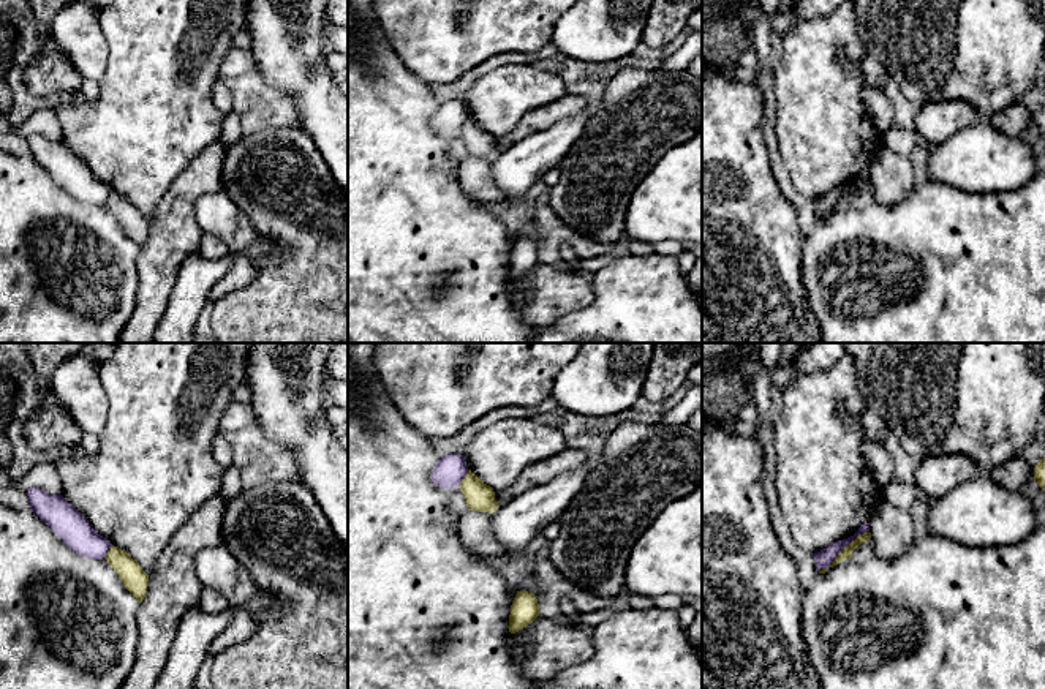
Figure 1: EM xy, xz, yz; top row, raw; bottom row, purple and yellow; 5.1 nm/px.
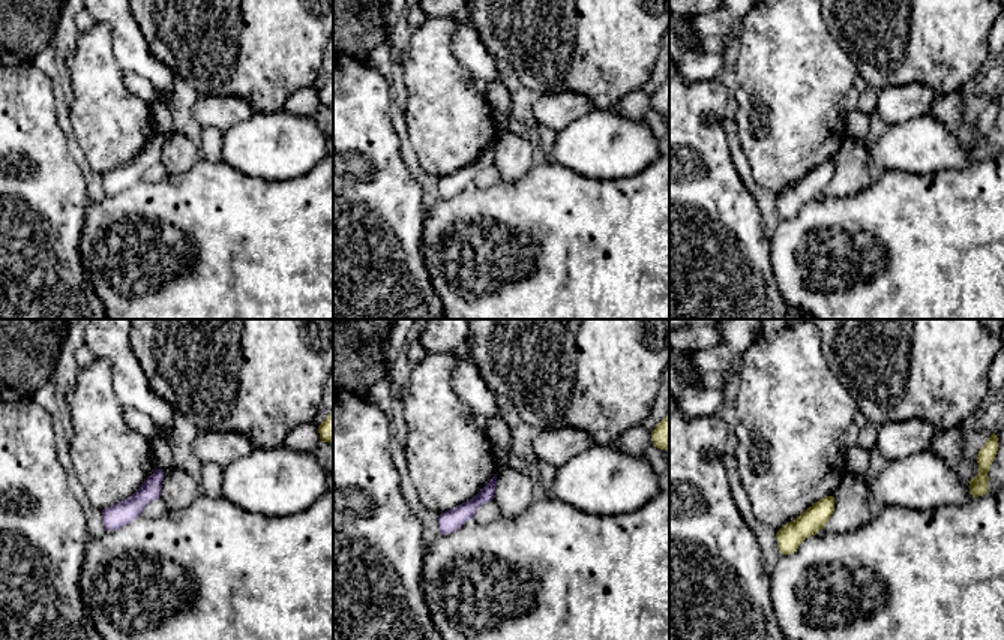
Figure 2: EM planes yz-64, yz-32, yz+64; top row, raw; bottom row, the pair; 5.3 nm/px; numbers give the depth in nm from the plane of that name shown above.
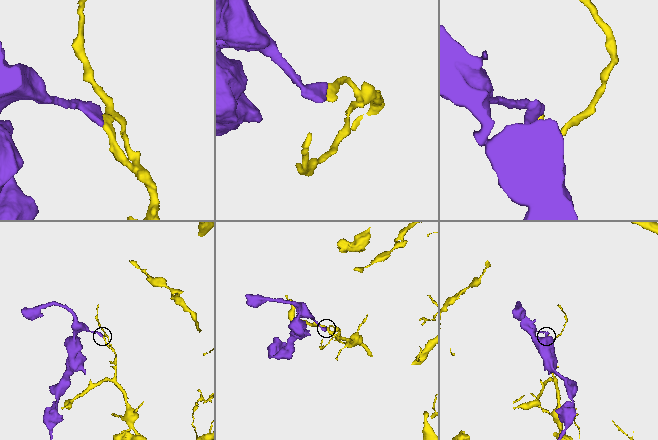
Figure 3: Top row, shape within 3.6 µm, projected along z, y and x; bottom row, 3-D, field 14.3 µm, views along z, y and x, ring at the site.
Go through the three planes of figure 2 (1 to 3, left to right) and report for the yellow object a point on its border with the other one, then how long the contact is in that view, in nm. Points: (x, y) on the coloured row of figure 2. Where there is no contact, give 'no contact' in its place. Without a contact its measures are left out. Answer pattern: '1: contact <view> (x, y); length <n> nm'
1: no contact
2: no contact
3: no contact

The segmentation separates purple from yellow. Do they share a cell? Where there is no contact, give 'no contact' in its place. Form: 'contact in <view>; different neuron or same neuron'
contact in yz; different neuron

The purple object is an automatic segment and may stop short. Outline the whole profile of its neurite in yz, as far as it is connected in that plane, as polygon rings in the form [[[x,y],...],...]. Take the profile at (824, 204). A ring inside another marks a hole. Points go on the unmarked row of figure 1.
[[[865,169],[858,174],[858,177],[843,186],[836,186],[835,190],[828,191],[827,194],[817,198],[813,201],[813,205],[817,212],[817,216],[827,215],[838,202],[838,199],[847,193],[851,188],[854,188],[860,180],[870,179],[870,169]]]

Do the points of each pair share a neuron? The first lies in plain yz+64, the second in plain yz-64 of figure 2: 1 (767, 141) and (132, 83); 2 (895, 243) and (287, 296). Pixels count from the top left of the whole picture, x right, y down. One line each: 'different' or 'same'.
1: different
2: same

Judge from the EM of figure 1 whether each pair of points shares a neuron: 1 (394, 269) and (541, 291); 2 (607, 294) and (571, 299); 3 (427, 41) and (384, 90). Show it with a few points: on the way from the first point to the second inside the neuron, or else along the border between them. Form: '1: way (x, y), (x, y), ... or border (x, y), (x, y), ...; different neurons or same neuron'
1: border (511, 280), (511, 305), (524, 321); different neurons
2: border (592, 282), (593, 299), (563, 316); different neurons
3: border (384, 35), (397, 57), (430, 86); different neurons

